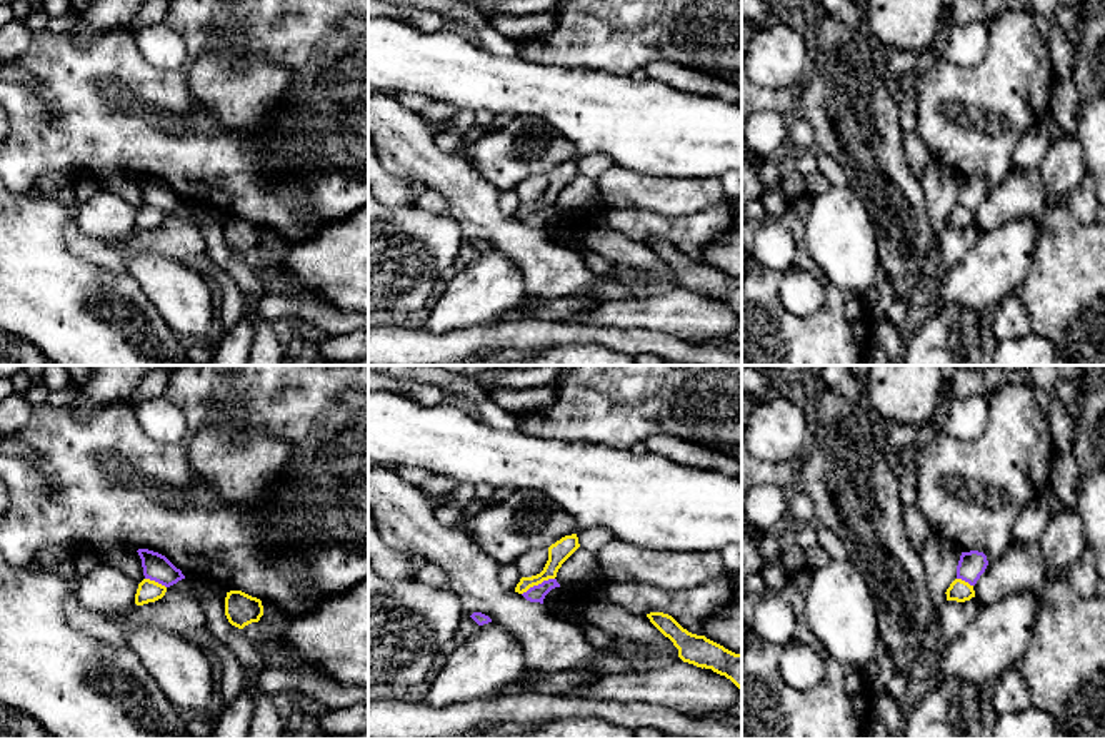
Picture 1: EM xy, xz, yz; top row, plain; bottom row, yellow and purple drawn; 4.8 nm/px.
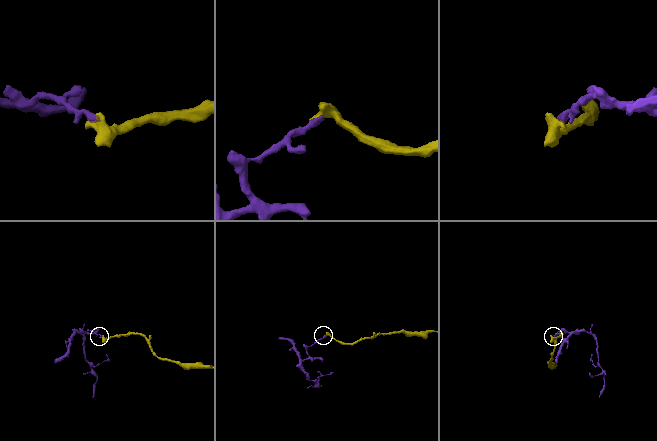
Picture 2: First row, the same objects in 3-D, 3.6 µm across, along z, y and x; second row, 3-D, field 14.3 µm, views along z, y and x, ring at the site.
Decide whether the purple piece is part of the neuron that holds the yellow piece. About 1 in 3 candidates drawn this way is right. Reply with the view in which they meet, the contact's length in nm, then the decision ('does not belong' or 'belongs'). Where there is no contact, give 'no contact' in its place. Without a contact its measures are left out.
xz | 180 nm | does not belong

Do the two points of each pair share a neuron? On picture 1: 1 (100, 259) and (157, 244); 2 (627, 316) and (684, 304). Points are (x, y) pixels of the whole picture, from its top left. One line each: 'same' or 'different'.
1: same
2: same

